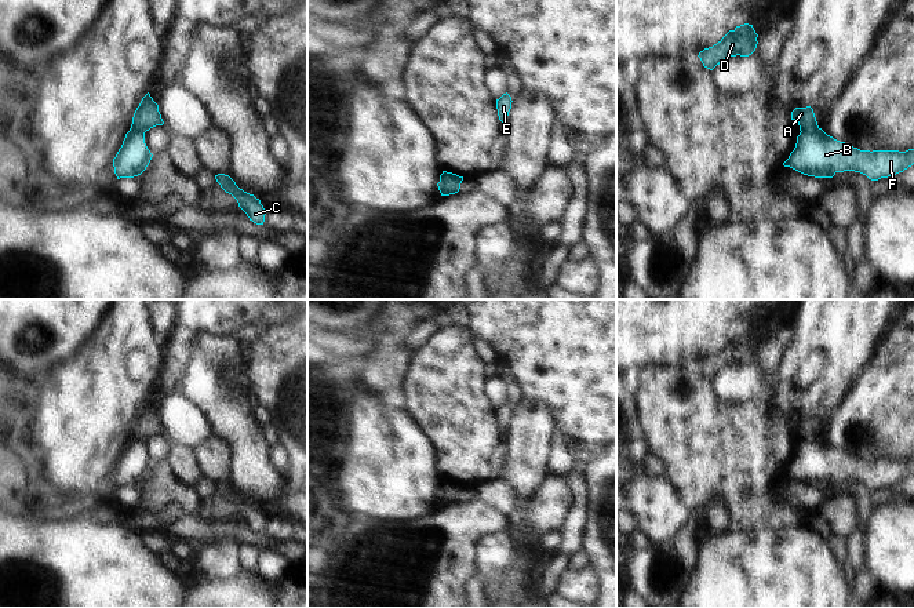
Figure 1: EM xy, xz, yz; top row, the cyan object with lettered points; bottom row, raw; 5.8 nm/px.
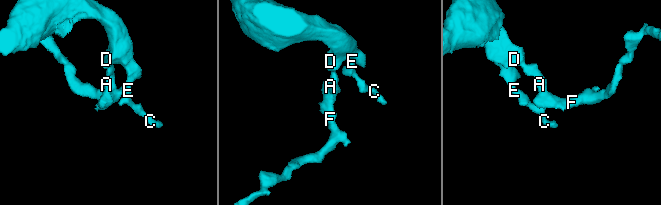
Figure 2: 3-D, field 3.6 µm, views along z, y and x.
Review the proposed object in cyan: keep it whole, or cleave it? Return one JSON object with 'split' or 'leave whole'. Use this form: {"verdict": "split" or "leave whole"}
{"verdict": "split"}

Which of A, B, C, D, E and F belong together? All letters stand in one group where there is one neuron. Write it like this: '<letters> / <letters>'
A C D E / B F

